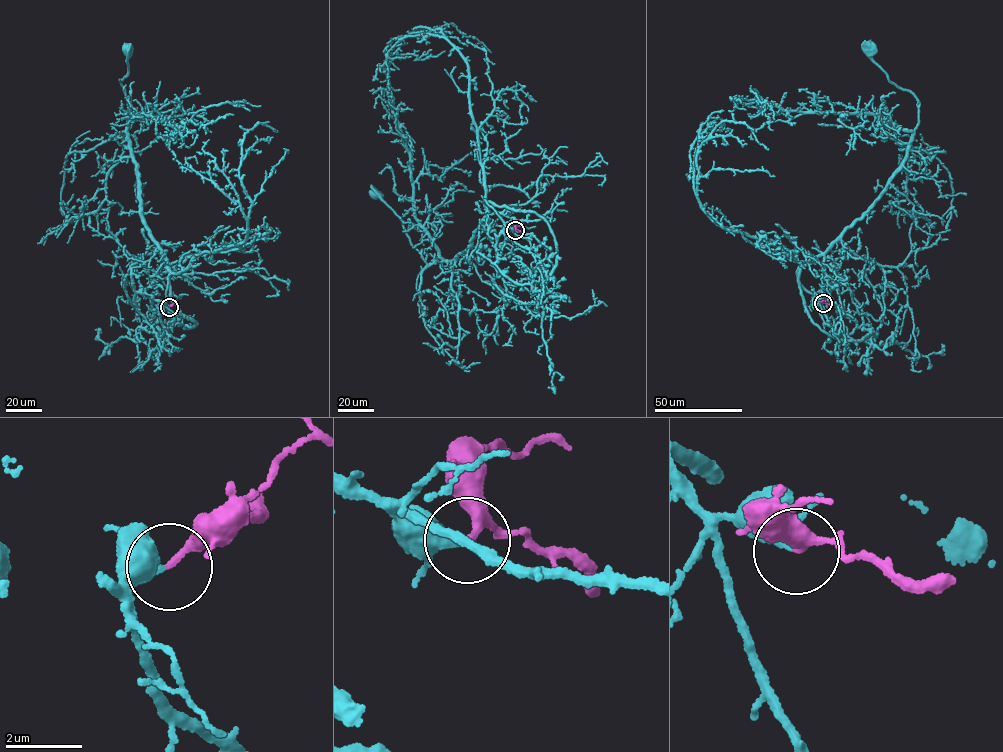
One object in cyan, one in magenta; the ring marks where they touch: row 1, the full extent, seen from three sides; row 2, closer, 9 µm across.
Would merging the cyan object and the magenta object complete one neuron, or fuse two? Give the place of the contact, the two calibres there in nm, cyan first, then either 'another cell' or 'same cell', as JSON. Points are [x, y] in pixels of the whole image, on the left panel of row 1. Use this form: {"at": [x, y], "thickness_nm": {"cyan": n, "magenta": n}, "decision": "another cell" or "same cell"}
{"at": [169, 307], "thickness_nm": {"cyan": 240, "magenta": 200}, "decision": "same cell"}

